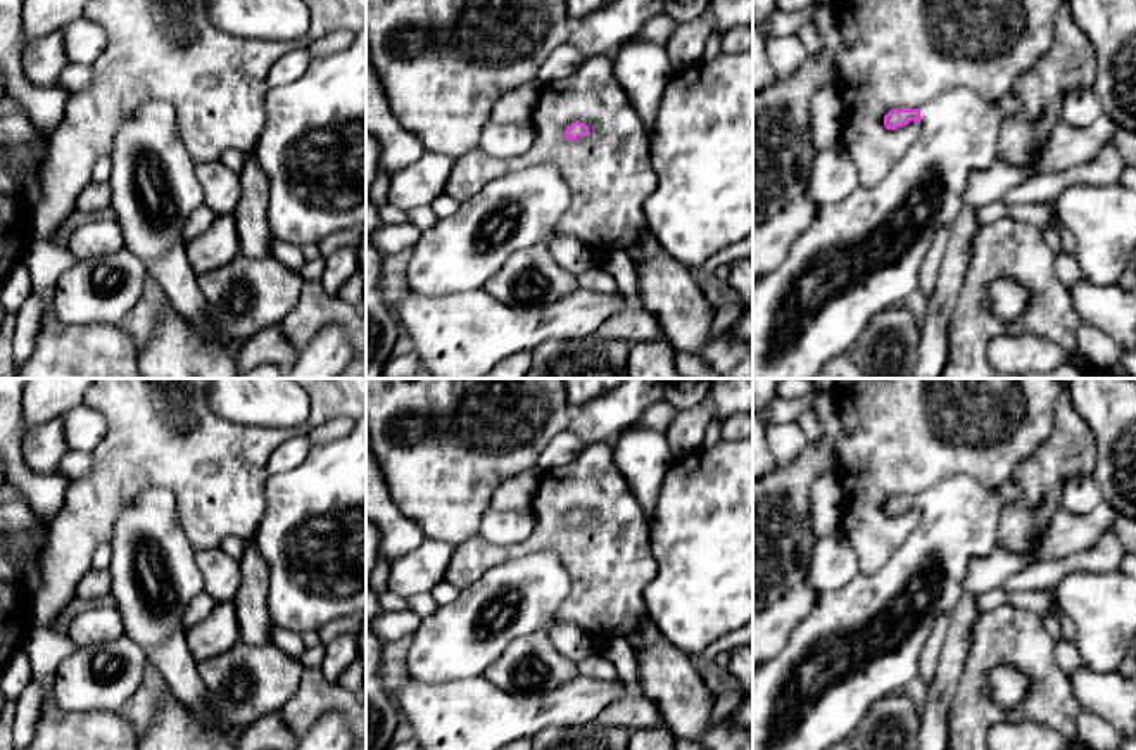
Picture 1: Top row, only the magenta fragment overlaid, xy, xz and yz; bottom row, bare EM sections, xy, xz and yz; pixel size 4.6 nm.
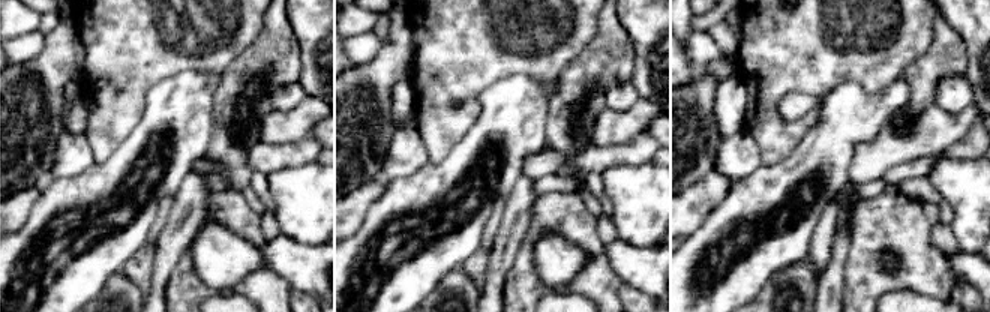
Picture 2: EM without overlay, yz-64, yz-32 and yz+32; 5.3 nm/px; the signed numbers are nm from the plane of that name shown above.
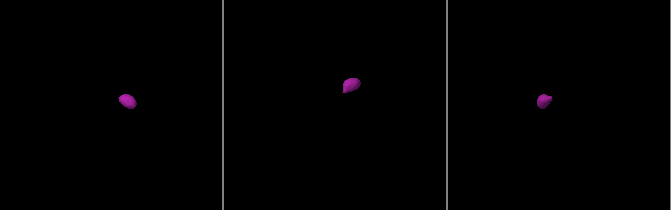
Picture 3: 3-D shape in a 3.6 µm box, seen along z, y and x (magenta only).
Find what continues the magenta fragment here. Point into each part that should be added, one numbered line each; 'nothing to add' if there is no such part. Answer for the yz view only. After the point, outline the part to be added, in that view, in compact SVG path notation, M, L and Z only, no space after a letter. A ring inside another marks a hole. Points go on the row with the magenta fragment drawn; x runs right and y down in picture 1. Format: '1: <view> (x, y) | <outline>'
1: yz (862, 254) | M967 86L953 88L920 109L917 142L872 188L858 187L844 200L820 206L810 228L791 245L789 256L772 273L753 282L753 378L818 378L824 365L849 349L875 315L917 290L918 271L934 232L951 226L963 209L963 190L972 171L998 157L1005 121L1019 111L1013 93L984 100Z

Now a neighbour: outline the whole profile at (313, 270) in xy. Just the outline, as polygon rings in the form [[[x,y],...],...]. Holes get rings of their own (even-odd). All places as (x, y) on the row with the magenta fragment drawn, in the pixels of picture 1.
[[[316,257],[304,263],[300,276],[304,282],[321,282],[326,270],[326,257]]]

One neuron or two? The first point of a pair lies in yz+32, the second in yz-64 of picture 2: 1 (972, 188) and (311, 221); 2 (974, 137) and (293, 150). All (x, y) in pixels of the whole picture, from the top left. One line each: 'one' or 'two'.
1: one
2: one

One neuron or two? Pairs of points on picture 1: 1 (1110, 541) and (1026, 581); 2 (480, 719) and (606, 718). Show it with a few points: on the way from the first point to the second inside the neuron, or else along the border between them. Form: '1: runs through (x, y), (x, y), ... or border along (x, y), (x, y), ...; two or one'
1: runs through (1090, 562), (1064, 565), (1047, 574); one
2: border along (632, 695), (617, 699), (593, 721); two

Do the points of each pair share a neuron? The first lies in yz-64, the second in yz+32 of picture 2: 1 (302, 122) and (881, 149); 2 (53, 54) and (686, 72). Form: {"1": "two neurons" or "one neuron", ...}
{"1": "one neuron", "2": "two neurons"}

